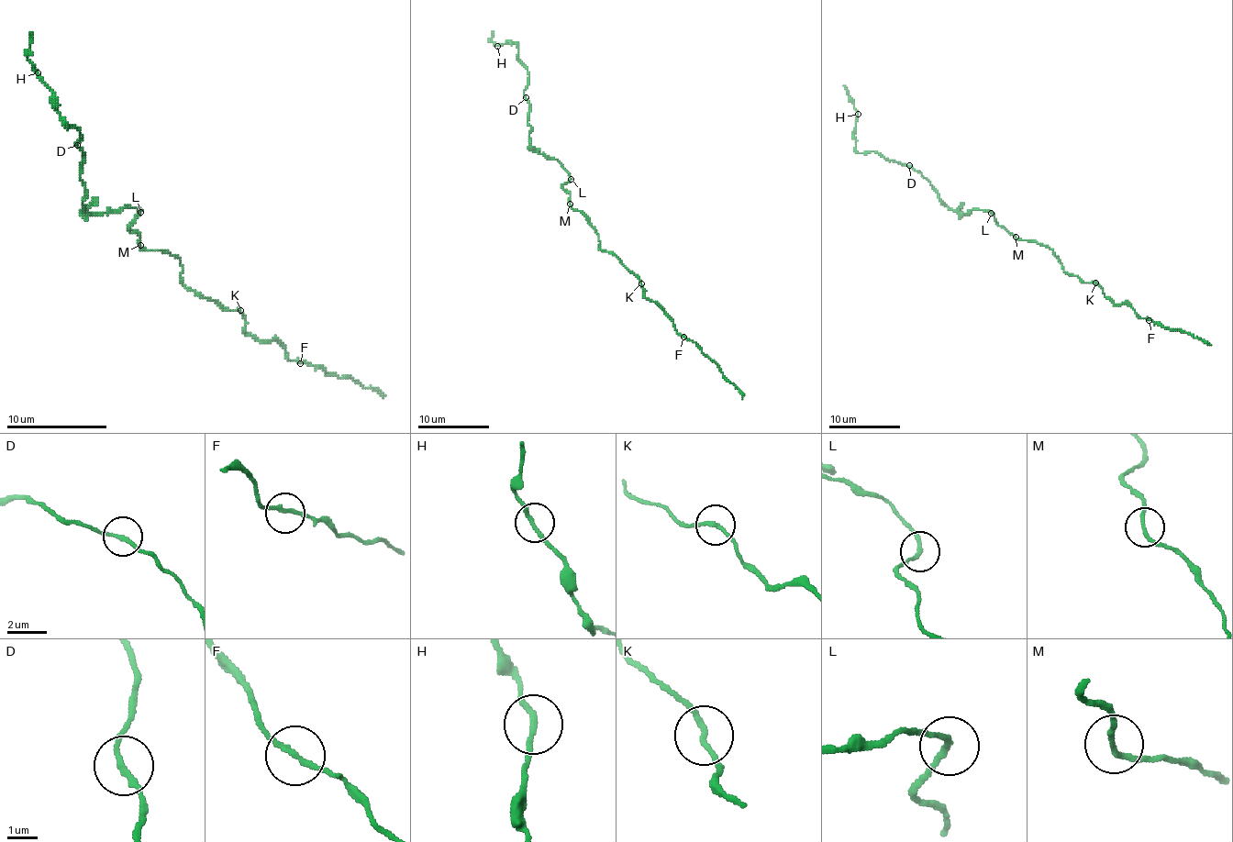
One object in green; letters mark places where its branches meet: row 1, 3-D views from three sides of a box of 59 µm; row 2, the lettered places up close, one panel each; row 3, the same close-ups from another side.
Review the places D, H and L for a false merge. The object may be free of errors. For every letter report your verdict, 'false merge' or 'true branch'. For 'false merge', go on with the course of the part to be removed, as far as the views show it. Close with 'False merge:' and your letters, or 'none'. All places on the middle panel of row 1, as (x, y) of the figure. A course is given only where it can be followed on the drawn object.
D: true branch
H: true branch
L: true branch
False merge: none

